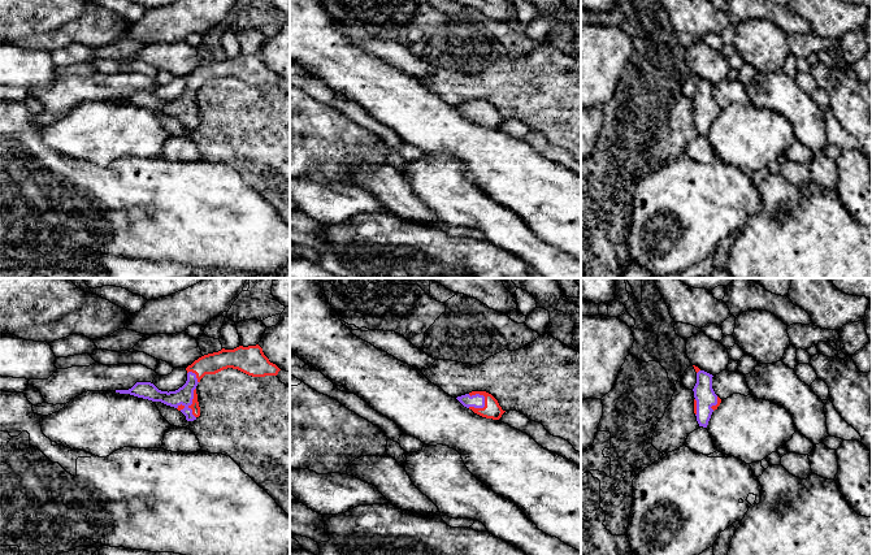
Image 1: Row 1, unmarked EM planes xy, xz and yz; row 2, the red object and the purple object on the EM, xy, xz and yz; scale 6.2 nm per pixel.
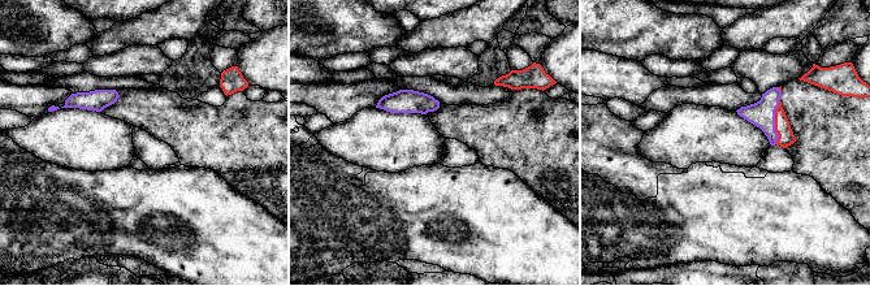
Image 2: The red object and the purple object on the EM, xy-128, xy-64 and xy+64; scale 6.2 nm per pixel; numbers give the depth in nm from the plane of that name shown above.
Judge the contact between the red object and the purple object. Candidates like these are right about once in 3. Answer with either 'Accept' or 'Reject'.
Accept

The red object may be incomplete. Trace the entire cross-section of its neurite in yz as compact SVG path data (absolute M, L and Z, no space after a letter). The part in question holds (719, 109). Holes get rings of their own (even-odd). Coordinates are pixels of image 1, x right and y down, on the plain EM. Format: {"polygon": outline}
{"polygon": "M693 74L697 81L694 100L694 122L699 135L707 136L711 123L721 112L712 97L712 83Z"}

